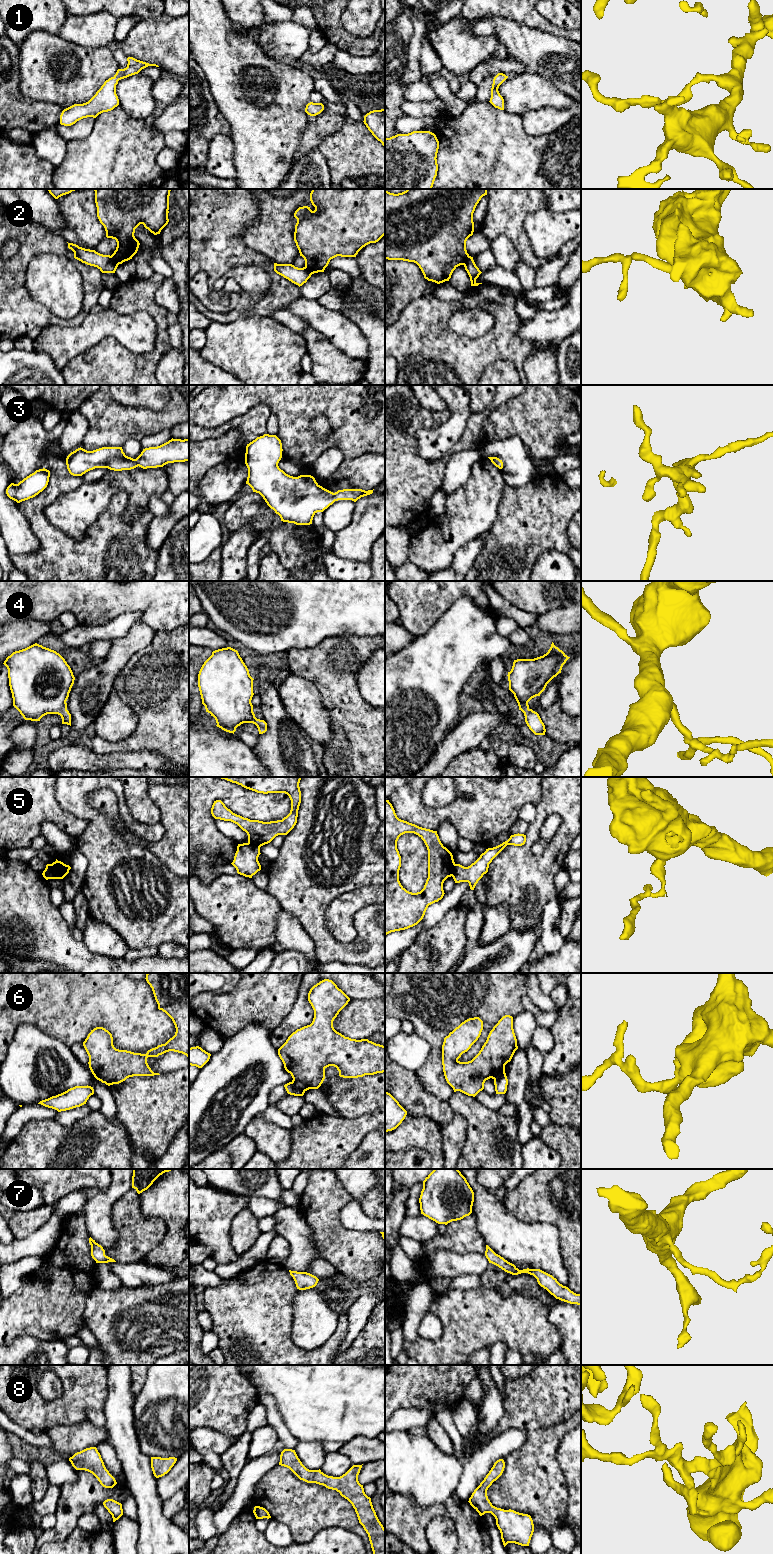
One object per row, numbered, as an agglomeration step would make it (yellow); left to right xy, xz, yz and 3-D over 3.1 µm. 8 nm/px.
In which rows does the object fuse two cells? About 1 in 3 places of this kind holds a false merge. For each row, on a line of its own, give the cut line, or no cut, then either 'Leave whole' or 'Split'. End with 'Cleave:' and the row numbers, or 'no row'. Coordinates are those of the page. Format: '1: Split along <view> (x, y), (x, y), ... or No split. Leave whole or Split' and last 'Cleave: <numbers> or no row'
1: No split. Leave whole
2: Split along xy (110, 256), (118, 264). Split
3: No split. Leave whole
4: No split. Leave whole
5: Split along xy (50, 864), (63, 877). Split
6: Split along xz (292, 1081), (298, 1082), (305, 1090). Split
7: No split. Leave whole
8: No split. Leave whole
Cleave: 2, 5, 6

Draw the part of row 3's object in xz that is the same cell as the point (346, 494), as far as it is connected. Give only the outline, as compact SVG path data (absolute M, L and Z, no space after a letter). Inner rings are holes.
M264 434L247 444L245 464L248 468L248 484L253 492L259 493L267 505L275 511L281 521L296 525L310 525L317 512L323 512L335 501L352 500L356 502L361 497L370 495L373 490L343 489L333 493L320 486L311 475L293 477L286 474L278 466L282 458L282 443L276 435Z

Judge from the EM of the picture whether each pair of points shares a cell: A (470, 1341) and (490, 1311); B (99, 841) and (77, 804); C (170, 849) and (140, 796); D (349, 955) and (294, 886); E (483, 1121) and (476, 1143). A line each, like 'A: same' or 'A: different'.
A: same
B: same
C: different
D: same
E: same

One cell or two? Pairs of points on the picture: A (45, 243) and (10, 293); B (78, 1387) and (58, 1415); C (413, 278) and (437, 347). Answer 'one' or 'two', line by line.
A: one
B: one
C: two

